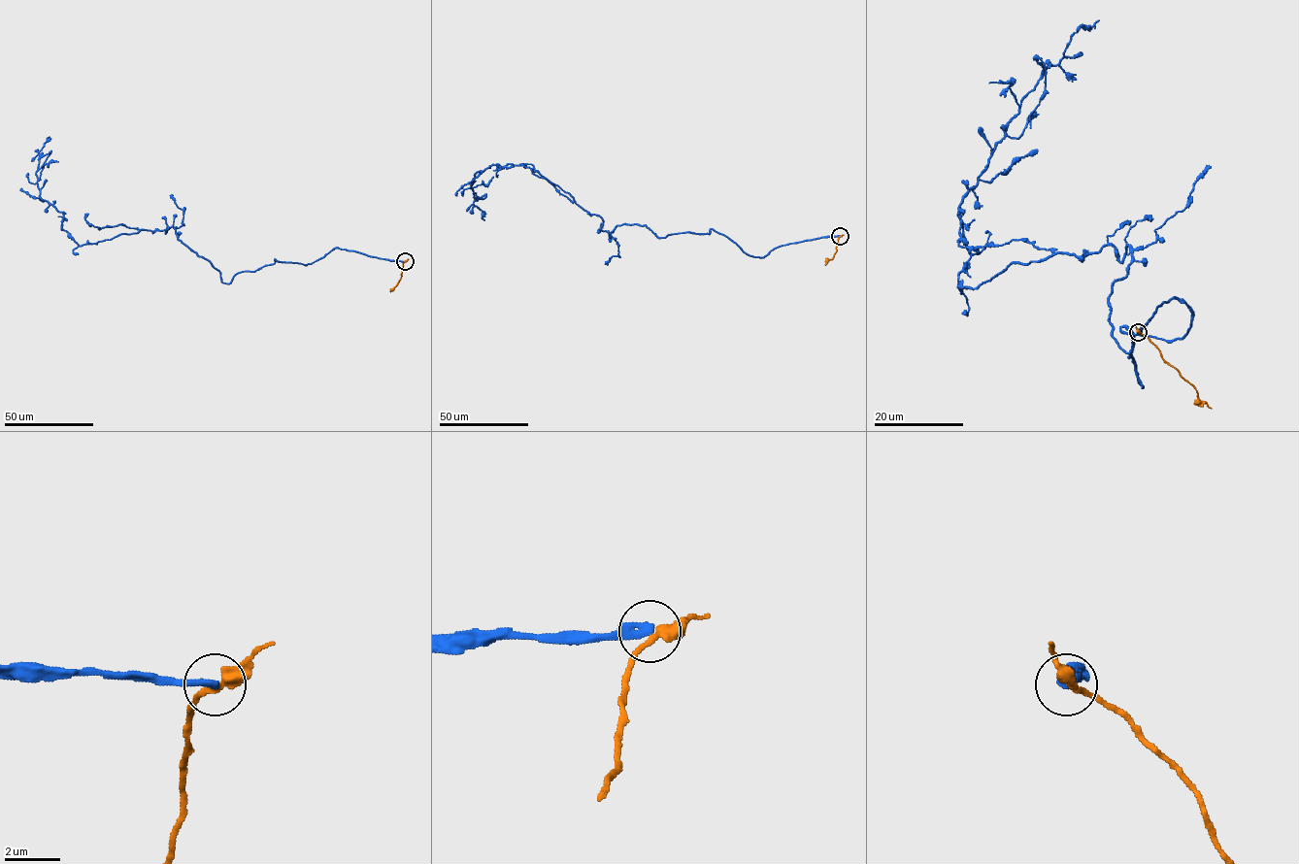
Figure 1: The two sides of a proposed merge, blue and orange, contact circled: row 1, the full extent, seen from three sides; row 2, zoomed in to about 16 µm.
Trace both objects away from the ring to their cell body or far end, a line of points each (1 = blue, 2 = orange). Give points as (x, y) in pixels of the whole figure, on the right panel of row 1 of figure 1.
1: (1138, 333), (1190, 309), (1121, 327), (1143, 387), (1128, 246), (961, 292), (1039, 58), (1031, 128)
2: (1139, 333), (1195, 388), (1197, 397), (1212, 409)

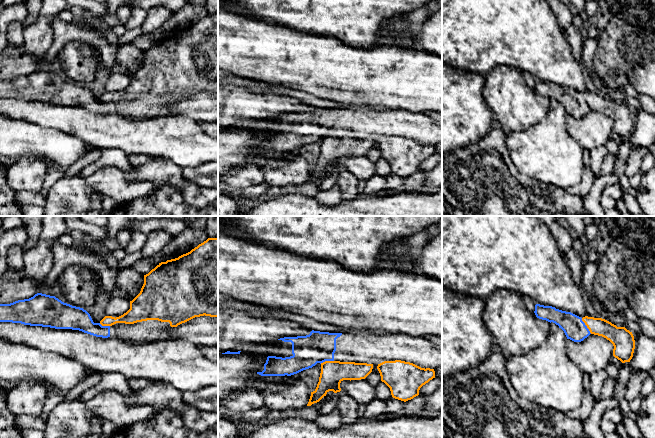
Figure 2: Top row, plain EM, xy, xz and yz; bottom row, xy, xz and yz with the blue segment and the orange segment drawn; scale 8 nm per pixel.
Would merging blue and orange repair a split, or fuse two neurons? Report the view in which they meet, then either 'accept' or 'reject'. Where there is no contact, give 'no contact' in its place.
contact in yz; reject

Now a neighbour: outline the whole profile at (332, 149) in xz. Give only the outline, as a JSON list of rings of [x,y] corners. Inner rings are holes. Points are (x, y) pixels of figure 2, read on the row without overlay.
[[[325,137],[321,139],[321,149],[316,165],[311,168],[307,182],[319,178],[329,167],[340,168],[343,156],[365,155],[373,145],[373,140]]]

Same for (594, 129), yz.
[[[590,110],[581,118],[566,115],[566,130],[583,149],[604,146],[611,139],[613,120],[606,114]]]

